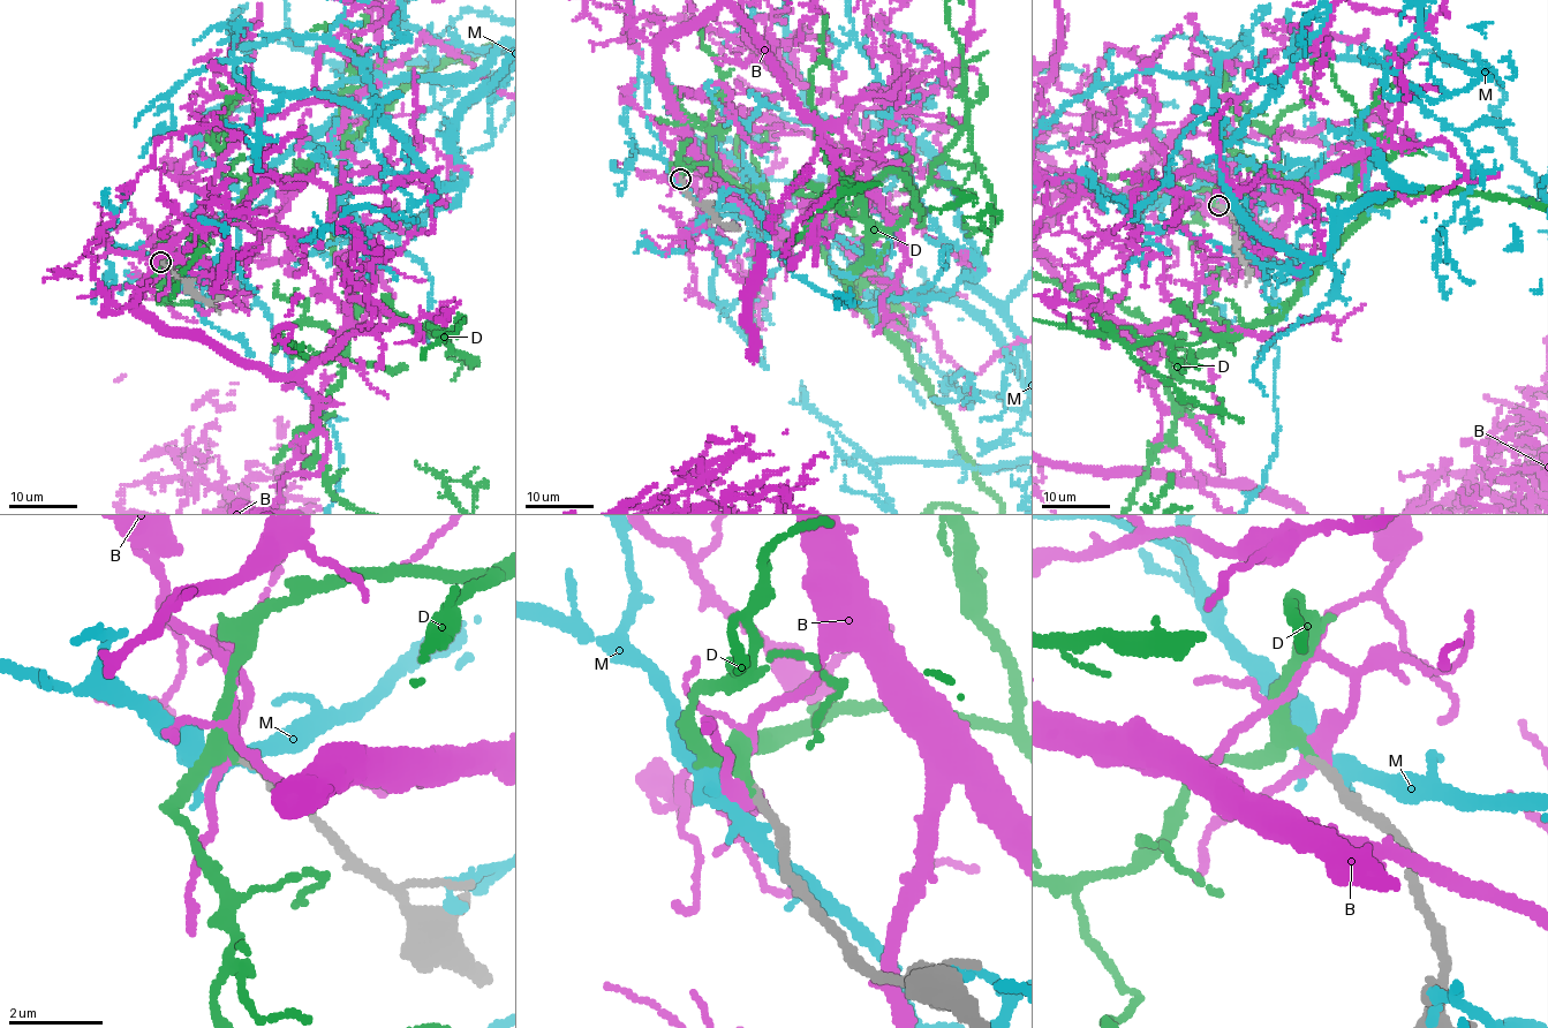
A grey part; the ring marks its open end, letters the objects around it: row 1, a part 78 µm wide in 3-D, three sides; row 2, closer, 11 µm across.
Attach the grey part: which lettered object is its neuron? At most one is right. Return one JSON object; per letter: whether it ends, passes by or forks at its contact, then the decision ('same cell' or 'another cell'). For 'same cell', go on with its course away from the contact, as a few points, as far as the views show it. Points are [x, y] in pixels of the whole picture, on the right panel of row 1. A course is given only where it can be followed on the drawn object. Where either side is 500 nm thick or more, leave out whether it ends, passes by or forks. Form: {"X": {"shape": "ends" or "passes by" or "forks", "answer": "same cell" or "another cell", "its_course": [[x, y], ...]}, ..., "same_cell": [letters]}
{"B": {"shape": "passes by", "answer": "another cell"}, "D": {"shape": "passes by", "answer": "same cell", "its_course": [[1220, 206], [1216, 184], [1290, 181], [1369, 204], [1275, 316], [1170, 378], [1175, 430]]}, "M": {"shape": "passes by", "answer": "another cell"}, "same_cell": ["D"]}

